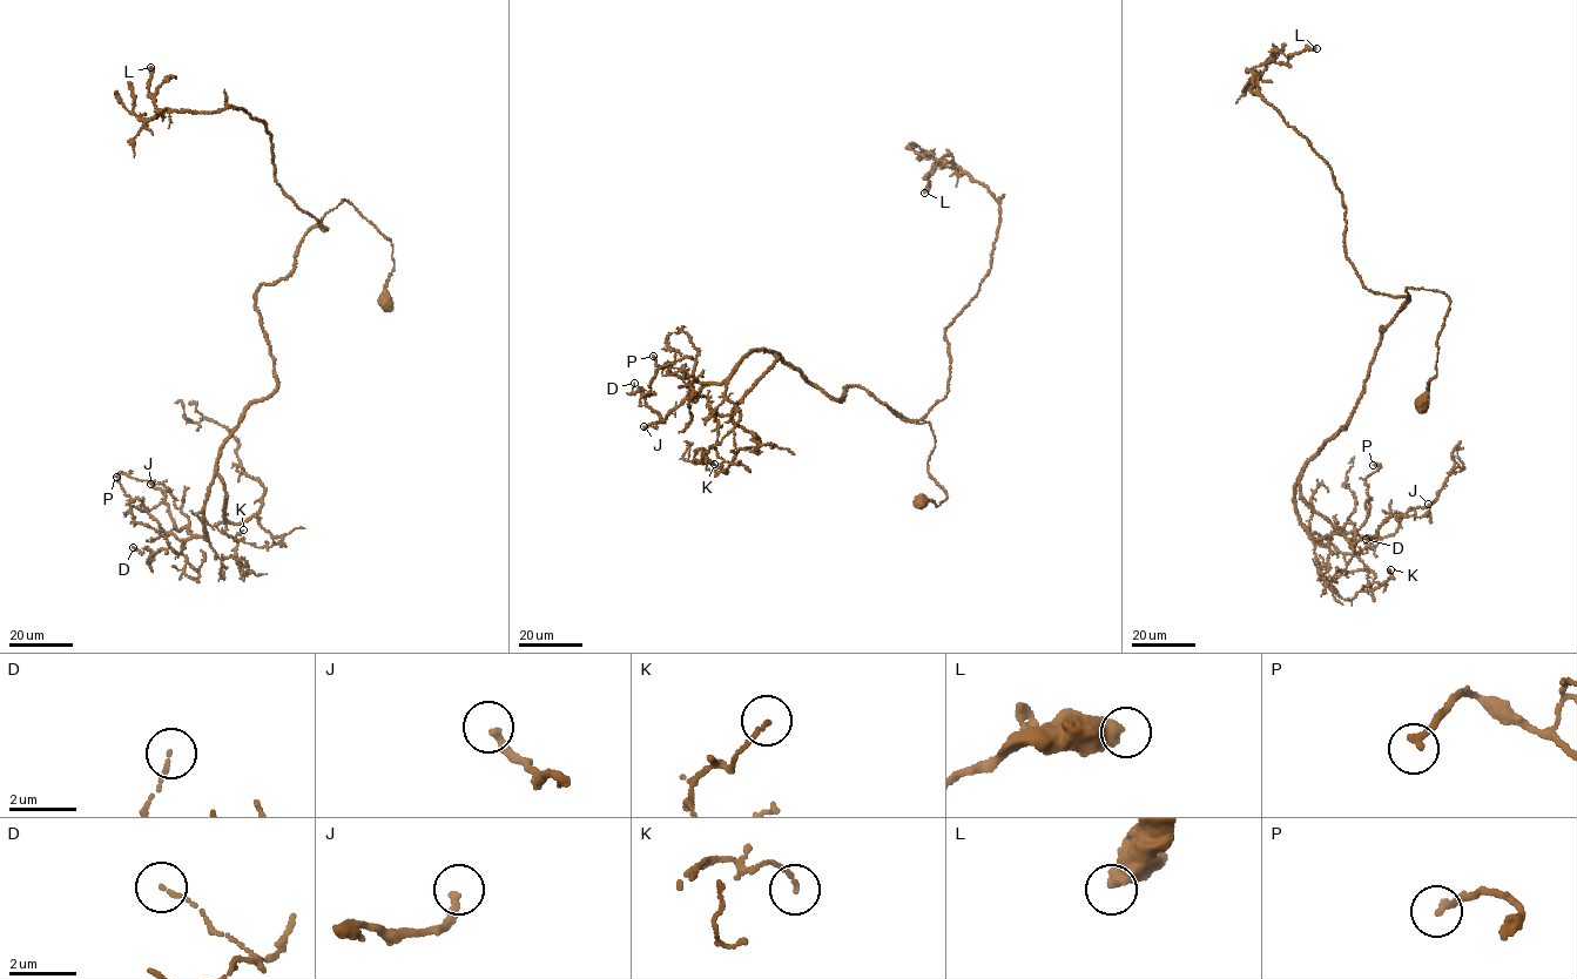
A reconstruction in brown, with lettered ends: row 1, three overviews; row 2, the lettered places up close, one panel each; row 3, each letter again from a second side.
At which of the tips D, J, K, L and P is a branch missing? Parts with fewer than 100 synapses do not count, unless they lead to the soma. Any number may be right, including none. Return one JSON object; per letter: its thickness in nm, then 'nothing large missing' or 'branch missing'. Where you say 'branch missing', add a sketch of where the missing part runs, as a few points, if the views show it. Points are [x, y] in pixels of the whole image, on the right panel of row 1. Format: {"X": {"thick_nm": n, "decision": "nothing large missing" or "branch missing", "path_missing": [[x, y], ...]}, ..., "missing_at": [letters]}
{"D": {"thick_nm": 90, "decision": "nothing large missing"}, "J": {"thick_nm": 240, "decision": "nothing large missing"}, "K": {"thick_nm": 100, "decision": "nothing large missing"}, "L": {"thick_nm": 500, "decision": "nothing large missing"}, "P": {"thick_nm": 190, "decision": "nothing large missing"}, "missing_at": []}

